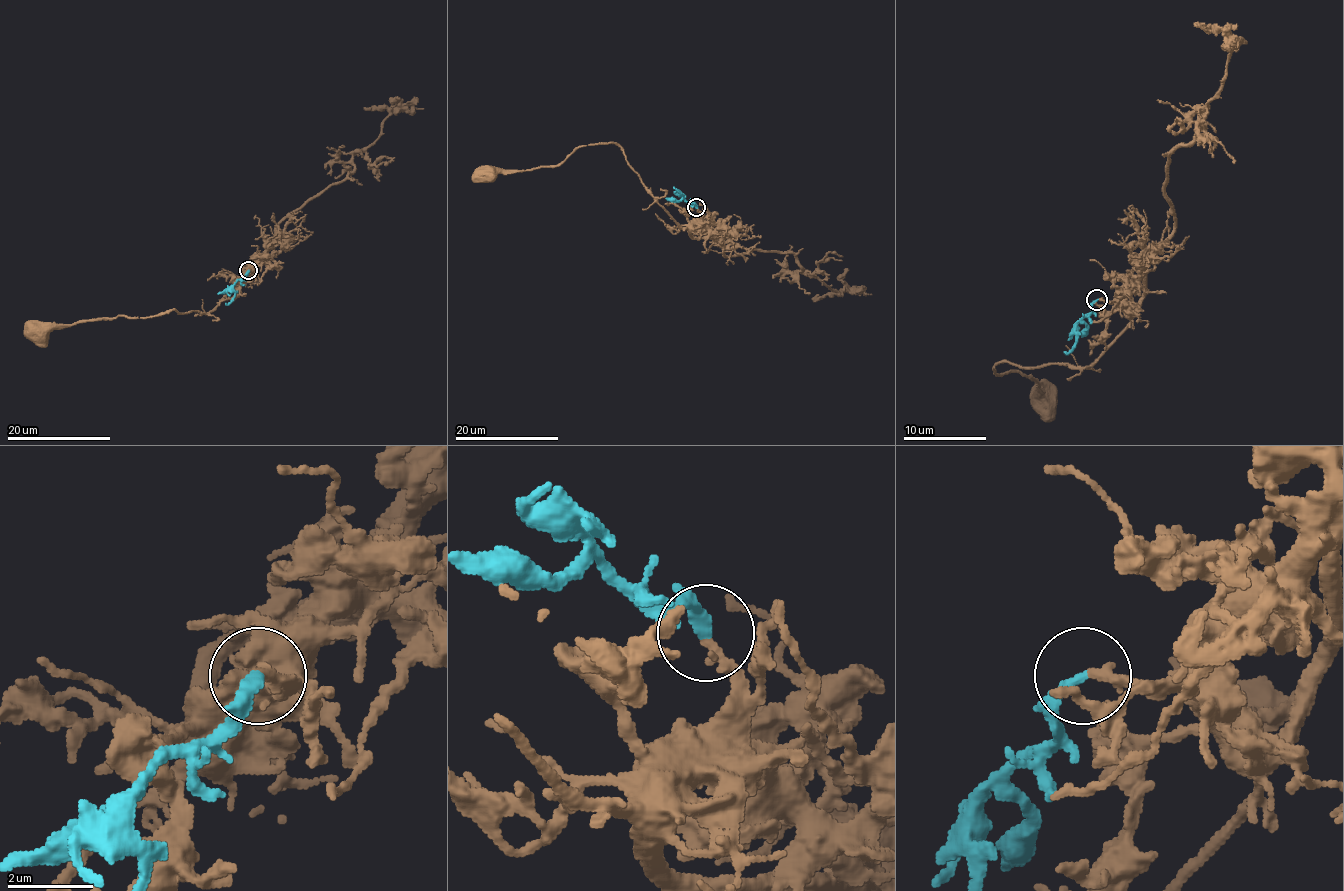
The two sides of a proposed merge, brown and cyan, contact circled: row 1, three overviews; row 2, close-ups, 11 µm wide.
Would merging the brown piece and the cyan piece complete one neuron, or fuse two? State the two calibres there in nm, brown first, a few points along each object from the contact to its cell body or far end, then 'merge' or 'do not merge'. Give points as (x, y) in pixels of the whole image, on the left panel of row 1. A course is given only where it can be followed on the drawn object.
170 nm thick on the brown side, 280 nm on the other; brown runs (248, 271), (252, 271), (209, 312), (176, 310), (152, 316), (42, 324), (33, 333); cyan runs (248, 271), (234, 286), (233, 299), (225, 303); merge

